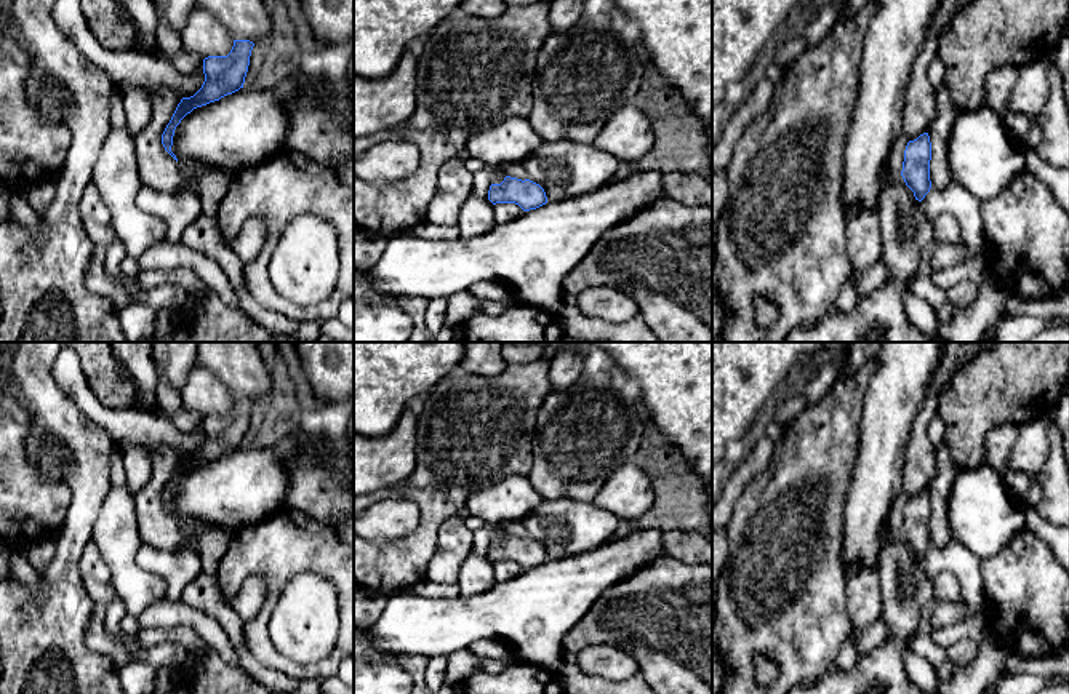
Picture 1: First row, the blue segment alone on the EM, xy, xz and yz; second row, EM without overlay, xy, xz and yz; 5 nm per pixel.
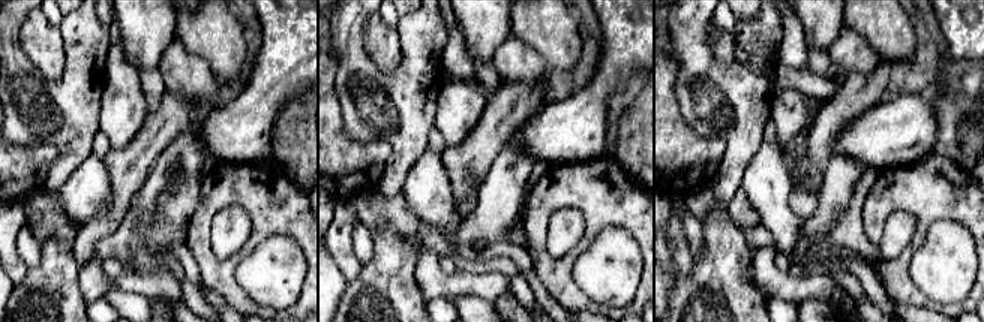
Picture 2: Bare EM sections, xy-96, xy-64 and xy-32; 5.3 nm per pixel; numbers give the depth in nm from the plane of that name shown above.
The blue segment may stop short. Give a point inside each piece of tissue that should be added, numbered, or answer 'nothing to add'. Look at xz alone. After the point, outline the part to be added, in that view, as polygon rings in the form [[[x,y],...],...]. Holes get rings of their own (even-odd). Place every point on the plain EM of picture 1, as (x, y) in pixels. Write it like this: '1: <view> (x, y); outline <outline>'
nothing to add

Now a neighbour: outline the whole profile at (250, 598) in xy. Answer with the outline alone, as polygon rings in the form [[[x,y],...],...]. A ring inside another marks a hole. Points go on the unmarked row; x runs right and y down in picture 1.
[[[250,576],[242,584],[238,593],[227,600],[227,604],[240,616],[243,622],[248,622],[264,604],[266,592],[266,580],[259,576]]]

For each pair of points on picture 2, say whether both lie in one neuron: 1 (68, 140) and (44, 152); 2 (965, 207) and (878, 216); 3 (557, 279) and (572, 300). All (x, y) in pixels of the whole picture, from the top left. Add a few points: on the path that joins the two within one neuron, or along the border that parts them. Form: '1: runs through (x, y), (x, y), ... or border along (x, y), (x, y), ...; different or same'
1: border along (18, 146), (50, 144), (56, 150), (47, 180); different
2: runs through (944, 201), (899, 201); same
3: runs through (560, 283), (570, 295); same

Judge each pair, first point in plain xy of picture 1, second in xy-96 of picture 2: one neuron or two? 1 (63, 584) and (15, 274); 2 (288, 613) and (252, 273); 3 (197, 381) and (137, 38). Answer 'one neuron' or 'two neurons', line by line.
1: two neurons
2: one neuron
3: two neurons

